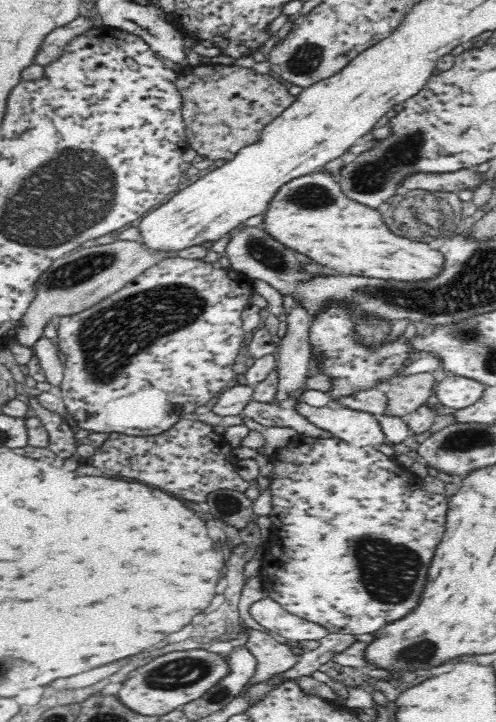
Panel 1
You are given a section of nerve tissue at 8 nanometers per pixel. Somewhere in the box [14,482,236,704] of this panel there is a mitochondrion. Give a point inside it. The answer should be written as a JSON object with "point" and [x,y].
{"point":[184,672]}

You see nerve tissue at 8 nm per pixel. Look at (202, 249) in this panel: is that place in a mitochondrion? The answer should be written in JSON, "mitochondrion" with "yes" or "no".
{"mitochondrion":"no"}

